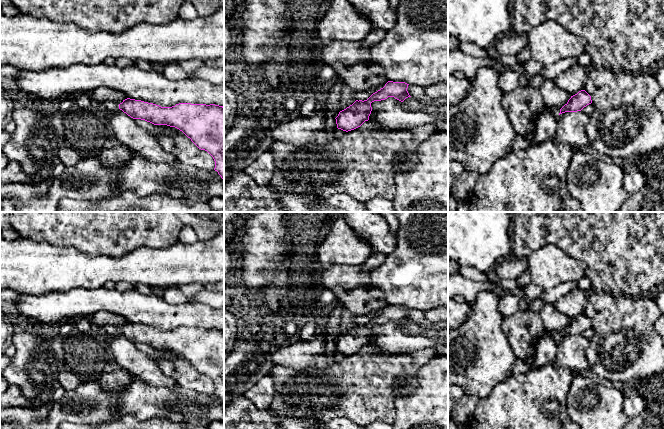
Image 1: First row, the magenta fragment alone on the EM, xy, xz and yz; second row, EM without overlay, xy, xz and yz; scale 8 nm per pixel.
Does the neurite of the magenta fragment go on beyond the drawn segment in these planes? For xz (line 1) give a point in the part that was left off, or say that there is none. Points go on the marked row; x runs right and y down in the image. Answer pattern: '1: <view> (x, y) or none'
1: none

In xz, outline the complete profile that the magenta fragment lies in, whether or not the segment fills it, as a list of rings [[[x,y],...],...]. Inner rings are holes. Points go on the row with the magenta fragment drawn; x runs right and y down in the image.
[[[388,81],[383,88],[373,93],[367,100],[356,100],[352,105],[339,112],[335,118],[337,128],[348,132],[360,127],[369,120],[372,111],[371,103],[374,101],[394,97],[403,102],[406,98],[411,97],[407,91],[408,85],[405,82]]]

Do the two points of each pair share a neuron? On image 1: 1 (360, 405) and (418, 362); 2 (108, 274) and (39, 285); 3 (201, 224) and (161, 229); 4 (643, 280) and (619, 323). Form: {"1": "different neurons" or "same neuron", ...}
{"1": "same neuron", "2": "same neuron", "3": "different neurons", "4": "different neurons"}

